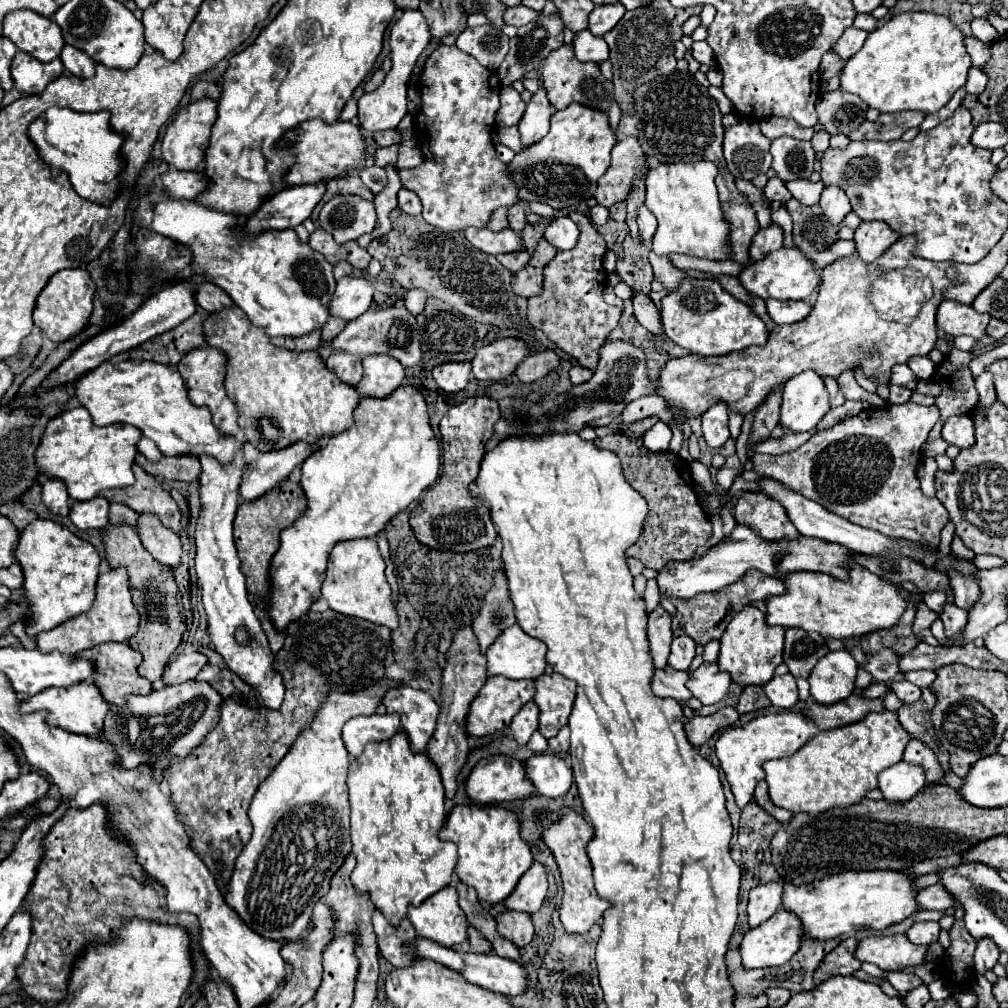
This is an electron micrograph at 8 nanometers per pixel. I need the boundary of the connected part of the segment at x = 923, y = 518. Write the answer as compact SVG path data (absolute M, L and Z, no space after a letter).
M906 402L902 406L888 404L876 410L862 410L858 416L852 416L830 430L814 434L794 452L780 456L754 454L752 462L756 466L756 472L776 478L782 486L800 492L804 498L818 502L828 512L844 516L846 520L852 520L862 528L872 528L884 536L892 536L898 540L916 542L922 548L936 548L940 542L940 532L948 524L948 512L940 504L940 500L924 496L924 492L920 490L916 468L922 456L920 448L938 418L940 414L936 406L920 406L914 402Z

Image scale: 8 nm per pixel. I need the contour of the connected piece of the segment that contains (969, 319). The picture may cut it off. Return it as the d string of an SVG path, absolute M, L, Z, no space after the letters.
M944 300L936 312L938 328L942 328L948 336L972 336L982 338L984 330L990 322L988 314L980 314L970 304L958 304L952 300Z

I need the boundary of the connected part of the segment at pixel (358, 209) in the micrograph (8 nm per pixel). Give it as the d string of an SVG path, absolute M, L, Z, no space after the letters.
M340 194L324 204L318 222L320 228L330 232L338 244L356 240L358 236L372 232L378 224L372 200Z

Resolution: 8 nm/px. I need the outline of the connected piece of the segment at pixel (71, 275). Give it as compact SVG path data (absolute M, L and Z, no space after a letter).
M80 268L60 270L58 274L52 276L48 286L38 296L36 310L34 310L34 324L42 330L46 338L50 338L56 344L72 340L88 324L88 318L94 310L94 294L96 294L96 286L86 270L80 270Z

